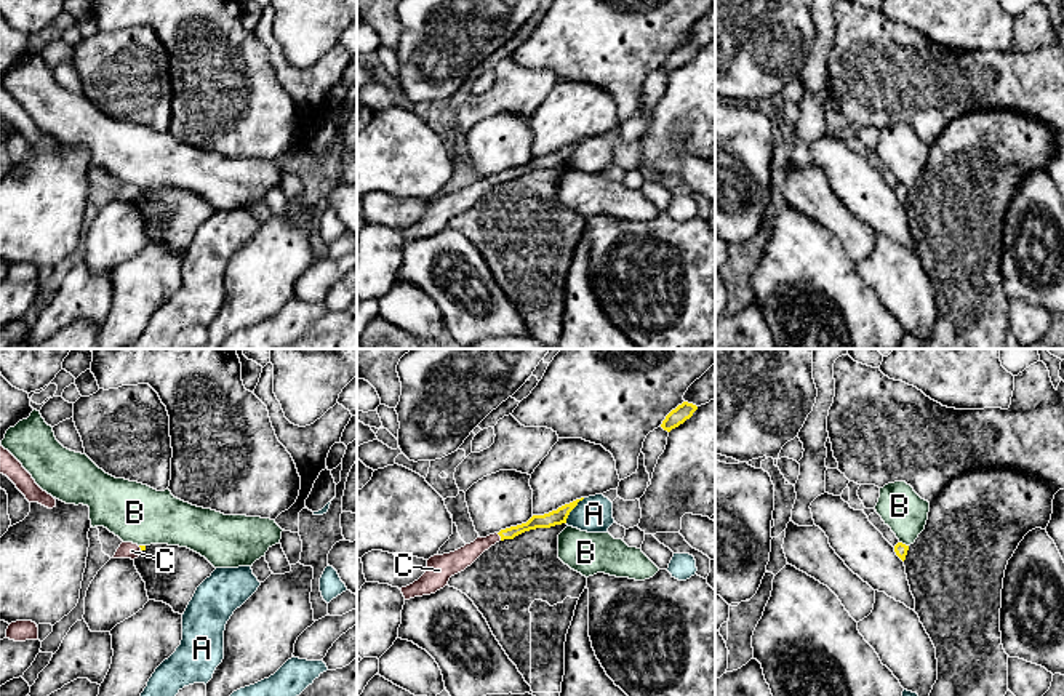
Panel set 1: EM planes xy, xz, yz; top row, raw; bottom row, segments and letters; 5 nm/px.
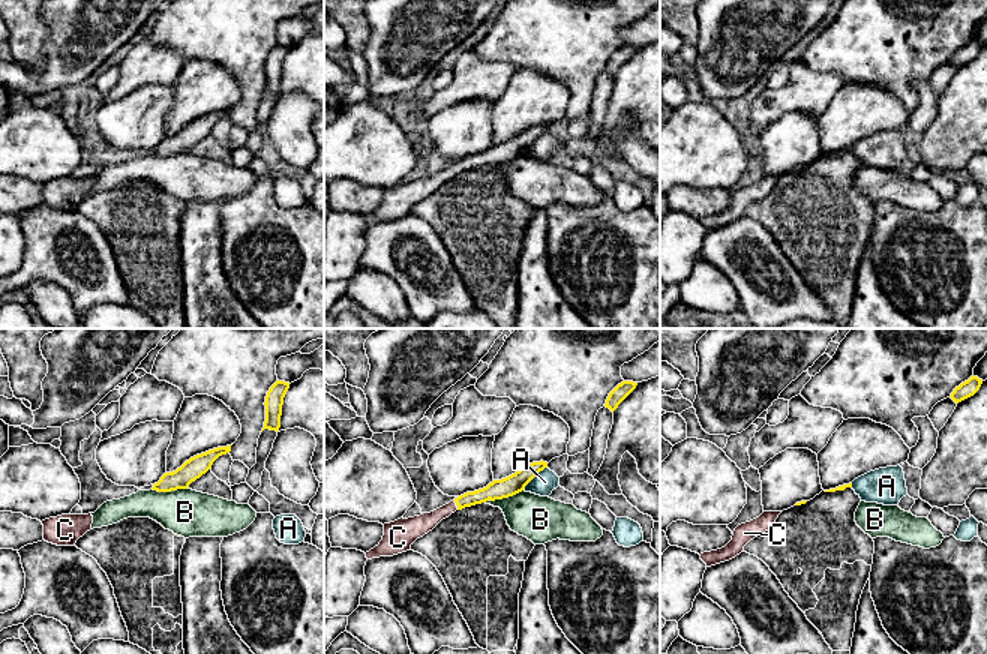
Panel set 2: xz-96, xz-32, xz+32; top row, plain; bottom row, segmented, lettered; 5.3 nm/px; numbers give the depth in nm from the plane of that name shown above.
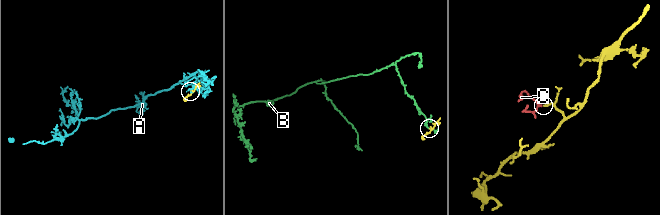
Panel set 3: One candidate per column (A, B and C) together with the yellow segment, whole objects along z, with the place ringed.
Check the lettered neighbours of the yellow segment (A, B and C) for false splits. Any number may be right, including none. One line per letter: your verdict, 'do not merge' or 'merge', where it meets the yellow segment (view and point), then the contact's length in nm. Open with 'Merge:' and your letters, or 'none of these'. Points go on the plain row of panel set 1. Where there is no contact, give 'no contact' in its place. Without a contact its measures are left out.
Merge: C
A: do not merge | xz (573, 149) | 160 nm
B: do not merge | yz (904, 186) | 50 nm
C: merge | xz (500, 176) | 50 nm

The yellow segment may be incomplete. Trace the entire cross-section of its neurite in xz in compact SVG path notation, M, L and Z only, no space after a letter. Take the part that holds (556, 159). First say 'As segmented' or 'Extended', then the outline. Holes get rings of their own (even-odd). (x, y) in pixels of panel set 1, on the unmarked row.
Extended. M584 139L576 141L544 157L533 157L526 165L501 171L499 174L490 176L486 179L477 179L474 184L466 186L464 189L454 194L443 195L443 197L437 195L430 198L427 202L426 214L413 226L400 230L405 242L430 237L443 230L445 227L448 227L451 218L464 213L485 192L488 192L491 187L494 187L499 182L514 181L515 178L530 171L550 170L555 166L566 165L570 154L582 141Z

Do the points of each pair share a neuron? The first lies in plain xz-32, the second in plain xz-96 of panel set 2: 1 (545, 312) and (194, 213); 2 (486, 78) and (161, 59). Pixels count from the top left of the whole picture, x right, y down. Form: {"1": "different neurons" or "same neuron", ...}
{"1": "same neuron", "2": "same neuron"}

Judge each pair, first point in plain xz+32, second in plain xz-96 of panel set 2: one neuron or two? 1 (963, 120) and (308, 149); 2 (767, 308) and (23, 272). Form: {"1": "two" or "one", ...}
{"1": "two", "2": "one"}

